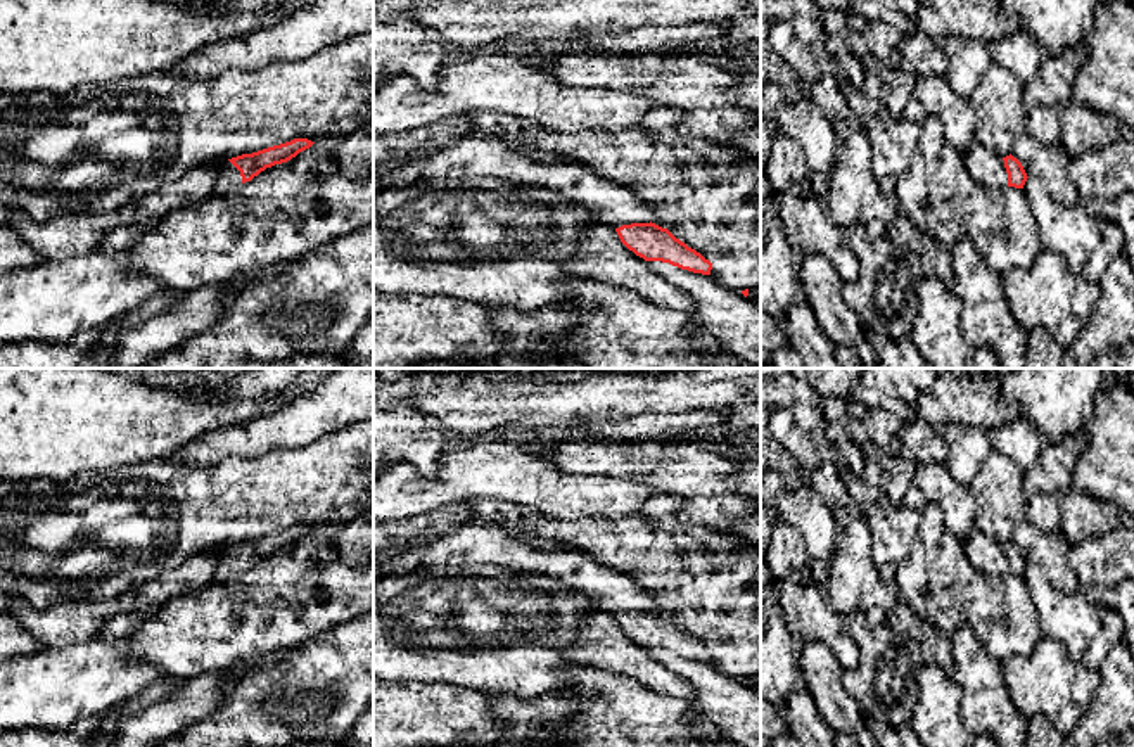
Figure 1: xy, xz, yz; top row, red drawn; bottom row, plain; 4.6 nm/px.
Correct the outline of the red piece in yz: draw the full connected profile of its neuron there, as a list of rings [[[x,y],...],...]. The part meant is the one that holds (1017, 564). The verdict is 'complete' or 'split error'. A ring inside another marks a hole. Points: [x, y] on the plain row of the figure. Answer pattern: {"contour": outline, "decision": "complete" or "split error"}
{"contour": [[[977,527],[963,538],[963,548],[973,567],[989,576],[1023,576],[1029,565],[1016,545],[1011,541],[1001,545],[987,538]]], "decision": "split error"}

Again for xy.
{"contour": [[[294,526],[280,533],[225,548],[216,562],[213,583],[228,581],[233,574],[251,569],[266,555],[290,548],[299,540],[309,536],[313,531],[315,529],[308,526]]], "decision": "split error"}

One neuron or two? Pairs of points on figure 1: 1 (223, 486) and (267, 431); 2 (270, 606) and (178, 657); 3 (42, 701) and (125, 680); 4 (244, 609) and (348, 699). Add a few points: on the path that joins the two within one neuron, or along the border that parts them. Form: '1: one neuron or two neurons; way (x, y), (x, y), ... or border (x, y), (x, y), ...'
1: two neurons; border (286, 448), (254, 457), (223, 457), (206, 467)
2: one neuron; way (248, 616), (230, 619), (201, 635)
3: one neuron; way (63, 685), (104, 680)
4: two neurons; border (325, 632), (315, 638), (277, 651)

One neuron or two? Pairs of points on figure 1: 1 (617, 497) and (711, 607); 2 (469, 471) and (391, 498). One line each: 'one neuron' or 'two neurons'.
1: two neurons
2: one neuron

